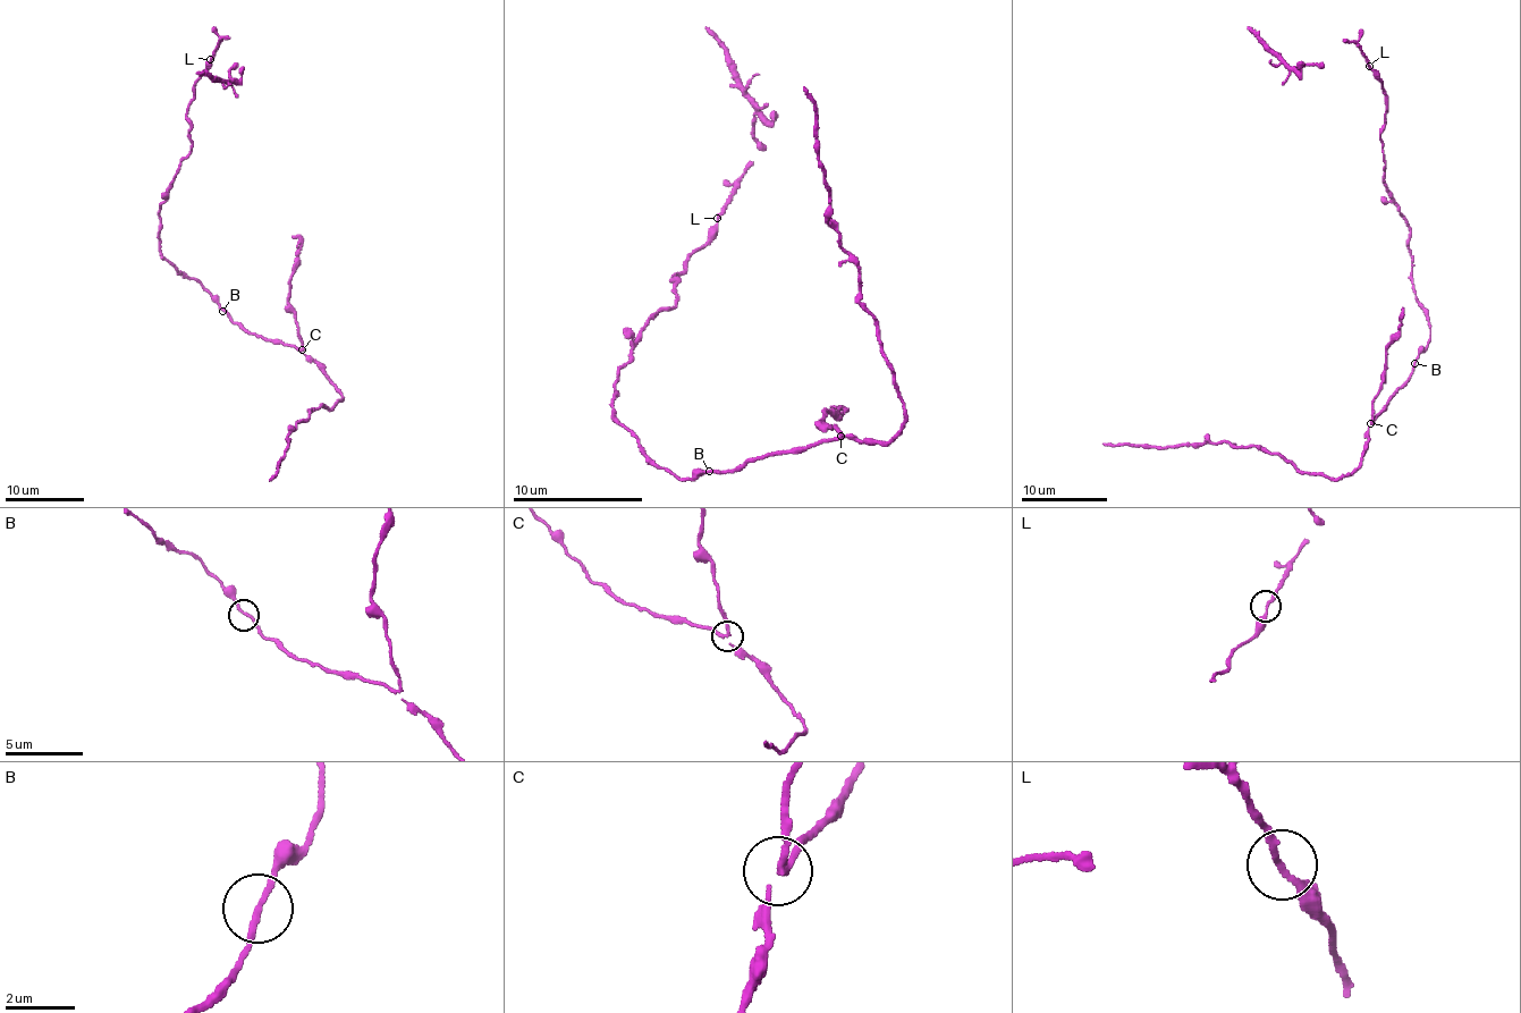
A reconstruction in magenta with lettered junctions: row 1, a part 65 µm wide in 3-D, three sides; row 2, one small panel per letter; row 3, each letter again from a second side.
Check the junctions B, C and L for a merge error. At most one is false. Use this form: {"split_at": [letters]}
{"split_at": ["C"]}

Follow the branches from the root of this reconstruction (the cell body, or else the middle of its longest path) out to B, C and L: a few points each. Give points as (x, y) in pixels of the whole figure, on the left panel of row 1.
B: (185, 273), (206, 290), (222, 311)
C: (185, 273), (206, 288), (234, 322), (239, 322), (247, 331), (280, 339), (302, 351)
L: (185, 273), (160, 252), (158, 210), (179, 163), (191, 150), (187, 107), (193, 99), (193, 84), (210, 59)

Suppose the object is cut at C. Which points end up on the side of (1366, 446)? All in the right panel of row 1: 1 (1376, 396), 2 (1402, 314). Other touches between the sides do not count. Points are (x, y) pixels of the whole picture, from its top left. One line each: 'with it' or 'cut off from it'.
1: cut off from it
2: cut off from it

